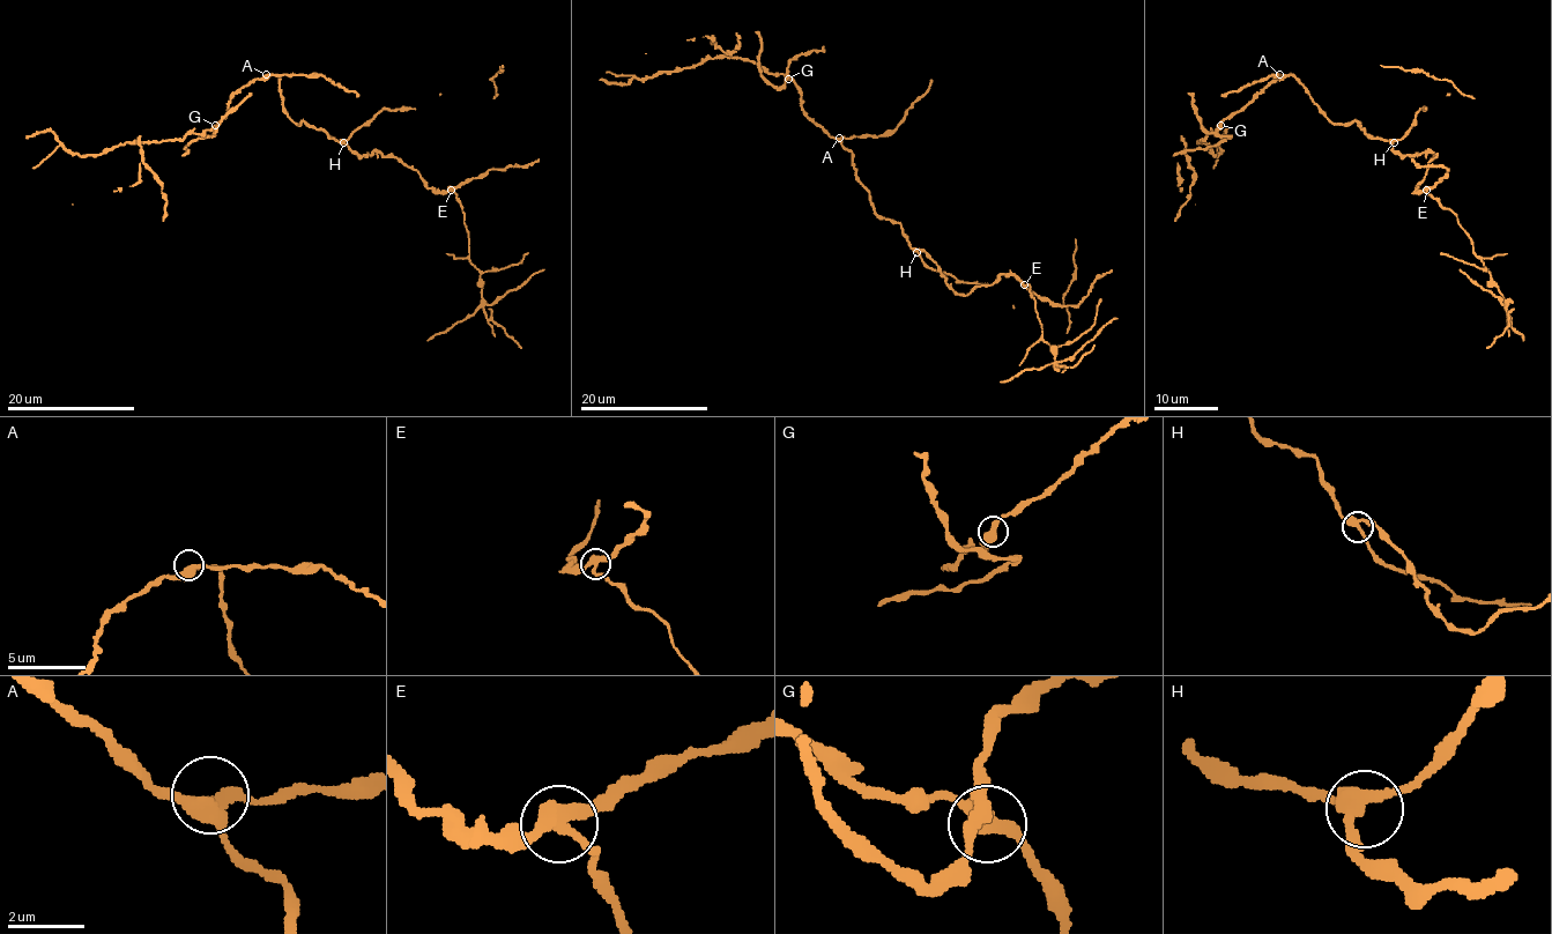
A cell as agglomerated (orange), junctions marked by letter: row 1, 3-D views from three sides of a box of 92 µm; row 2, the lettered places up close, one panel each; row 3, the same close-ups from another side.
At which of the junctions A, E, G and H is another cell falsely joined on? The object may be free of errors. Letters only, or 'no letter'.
E

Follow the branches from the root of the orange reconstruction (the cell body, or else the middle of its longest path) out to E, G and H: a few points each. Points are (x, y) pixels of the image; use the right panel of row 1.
E: (1361, 128), (1374, 138), (1389, 139), (1390, 147), (1403, 155), (1432, 152), (1437, 156), (1416, 187), (1427, 190)
G: (1361, 128), (1356, 121), (1333, 124), (1293, 75), (1272, 80), (1246, 108), (1231, 112), (1220, 125)
H: (1361, 128), (1374, 138), (1394, 142)

